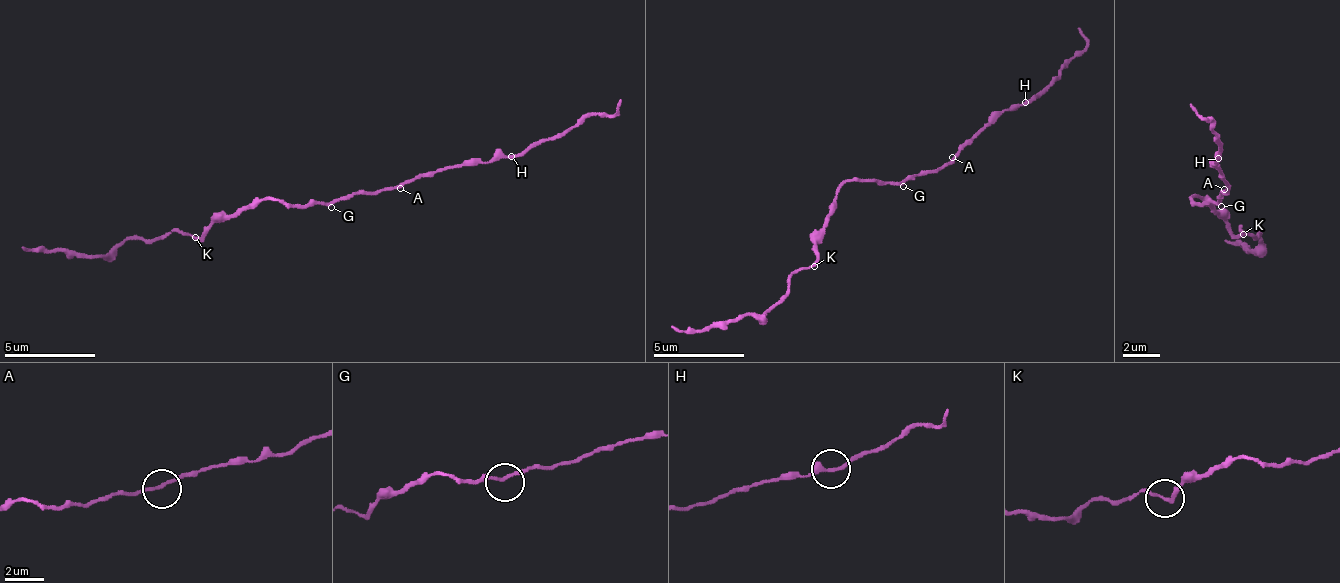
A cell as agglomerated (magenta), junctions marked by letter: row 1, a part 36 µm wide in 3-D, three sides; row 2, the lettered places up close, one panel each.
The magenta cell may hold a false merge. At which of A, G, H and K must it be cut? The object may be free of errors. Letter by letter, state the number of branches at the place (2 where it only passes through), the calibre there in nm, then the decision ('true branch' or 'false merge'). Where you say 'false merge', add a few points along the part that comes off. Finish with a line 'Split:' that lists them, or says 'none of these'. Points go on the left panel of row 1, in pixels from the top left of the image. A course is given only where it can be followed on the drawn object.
A: branches 2; calibre 160 nm; true branch
G: branches 2; calibre 150 nm; true branch
H: branches 2; calibre 240 nm; true branch
K: branches 2; calibre 140 nm; true branch
Split: none of these

